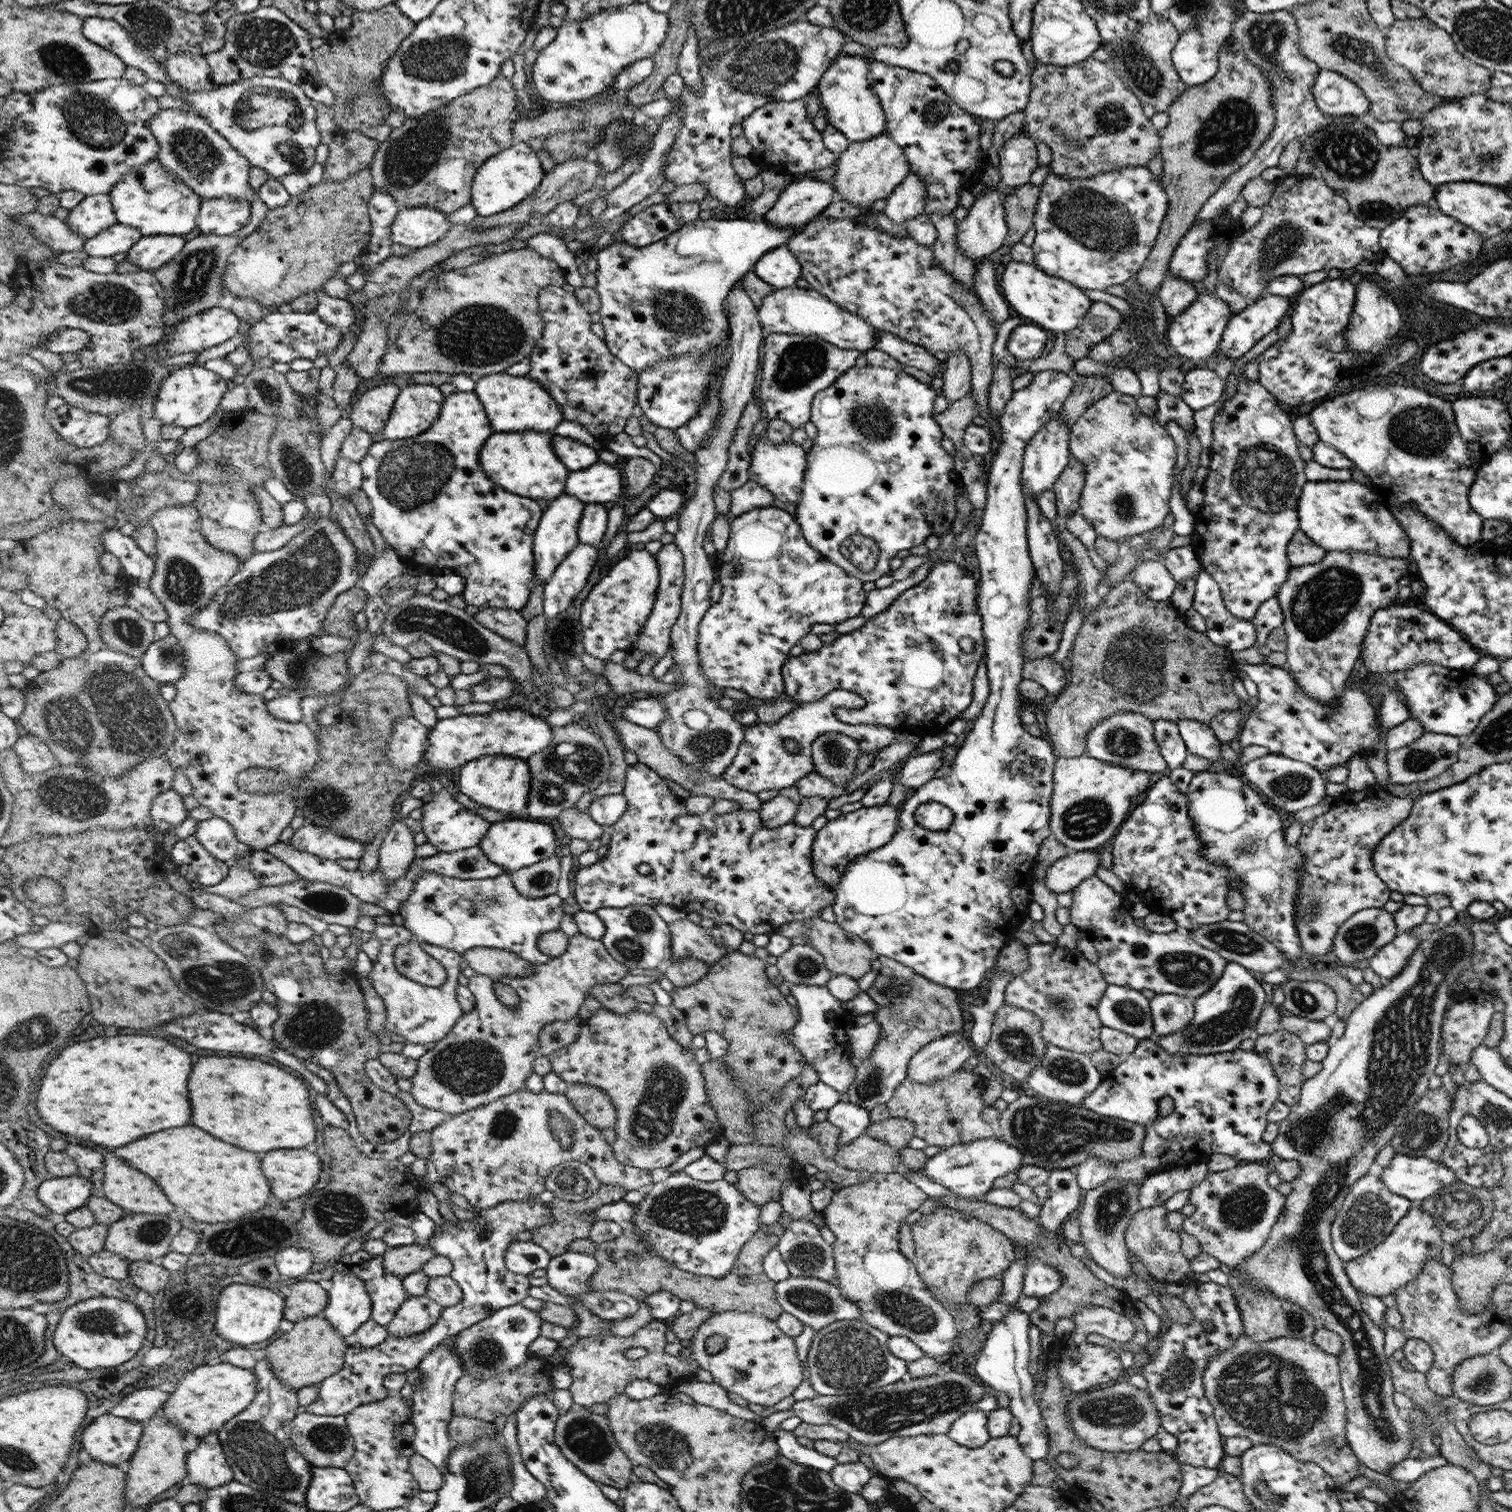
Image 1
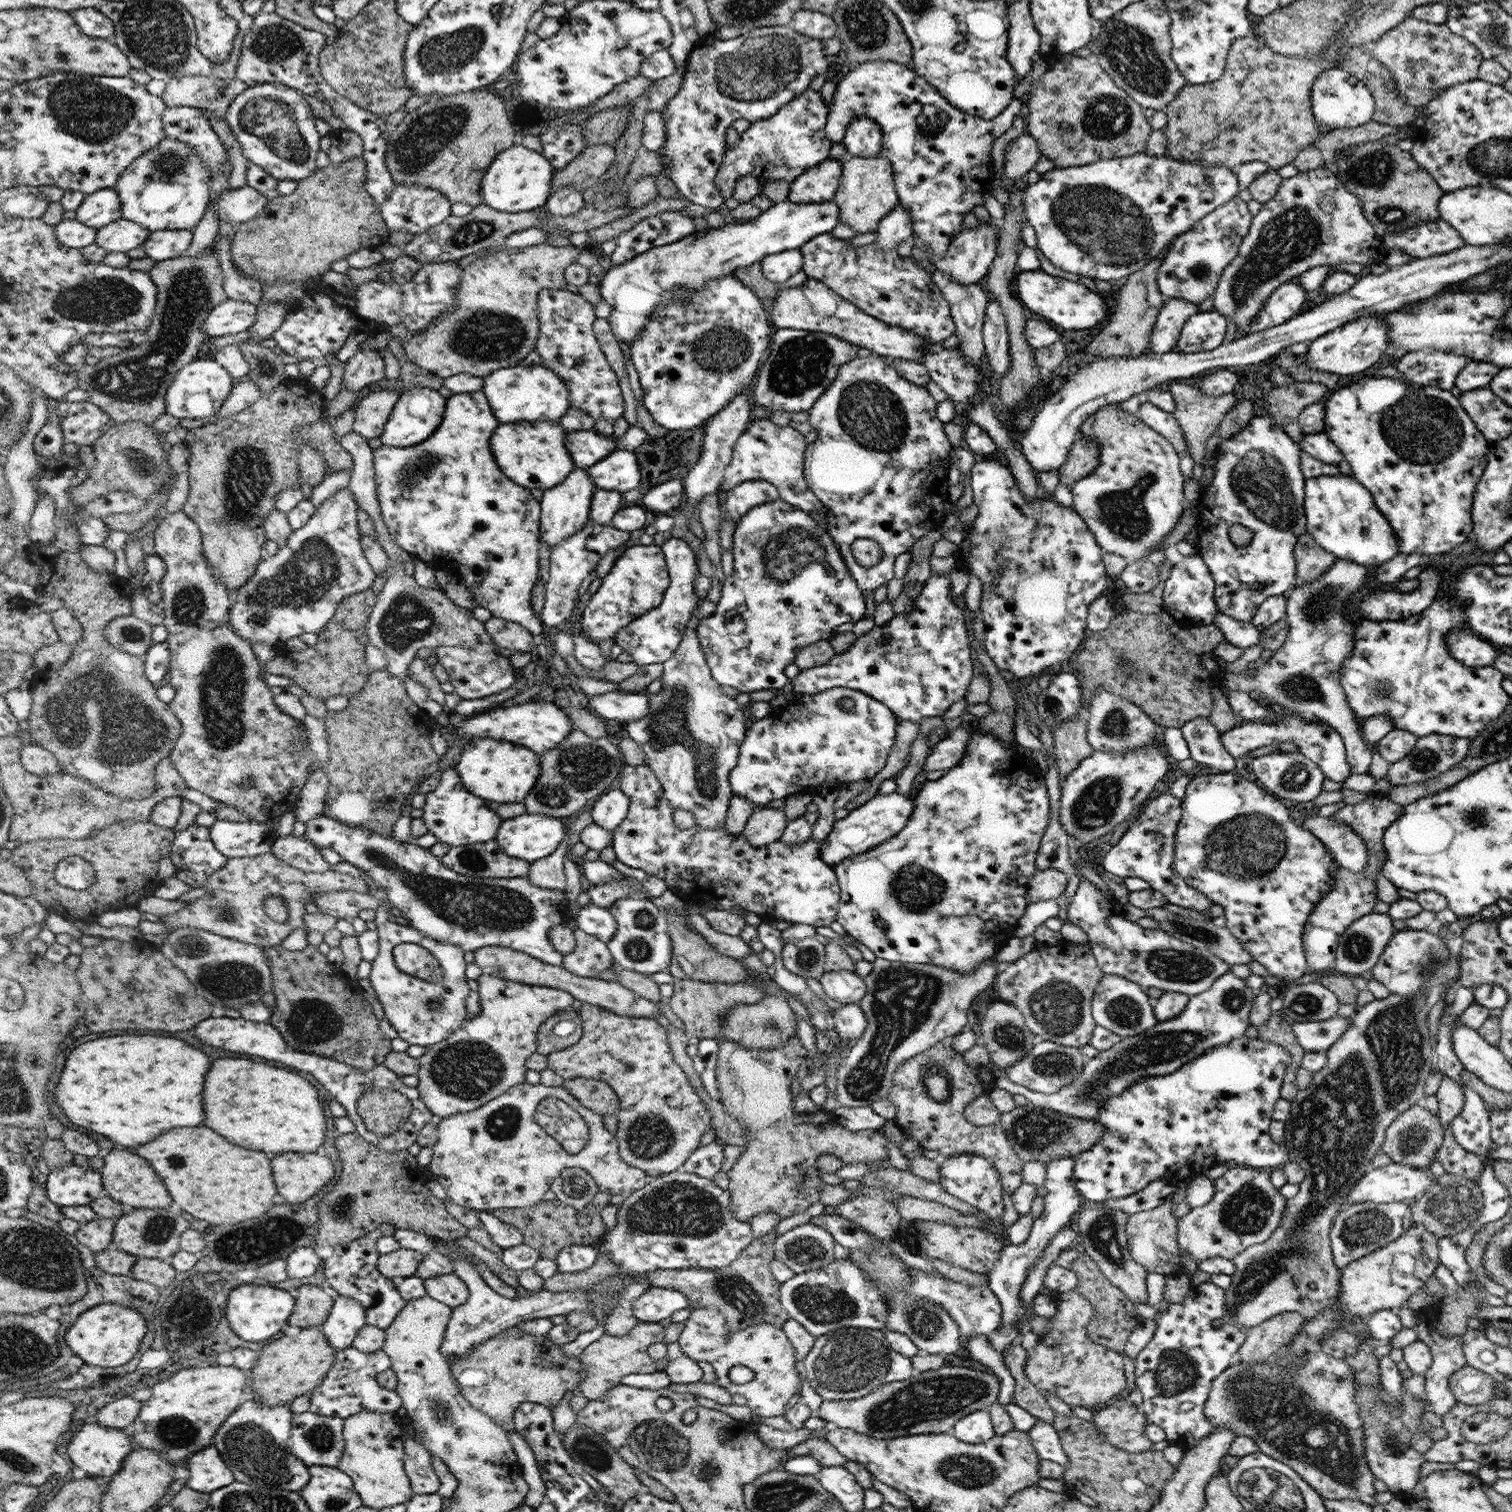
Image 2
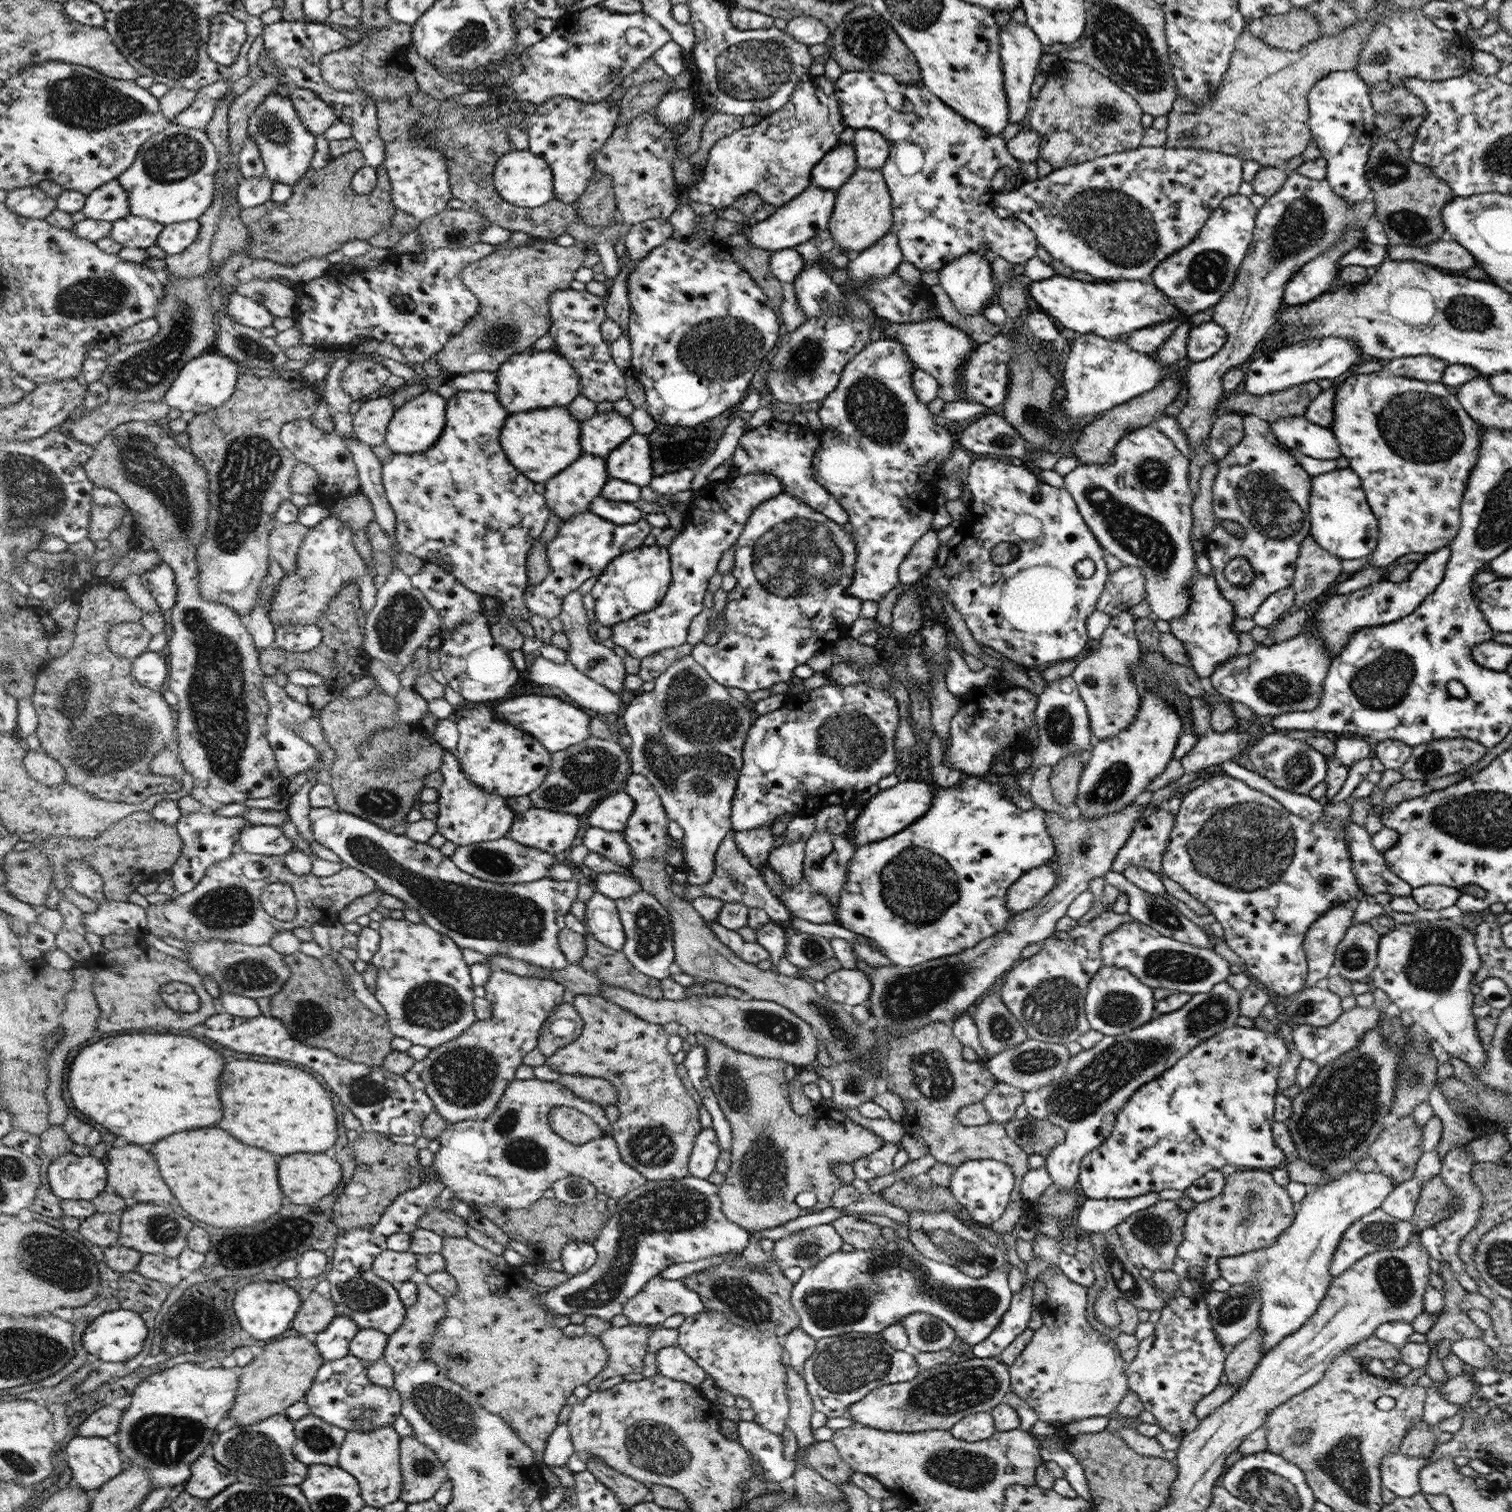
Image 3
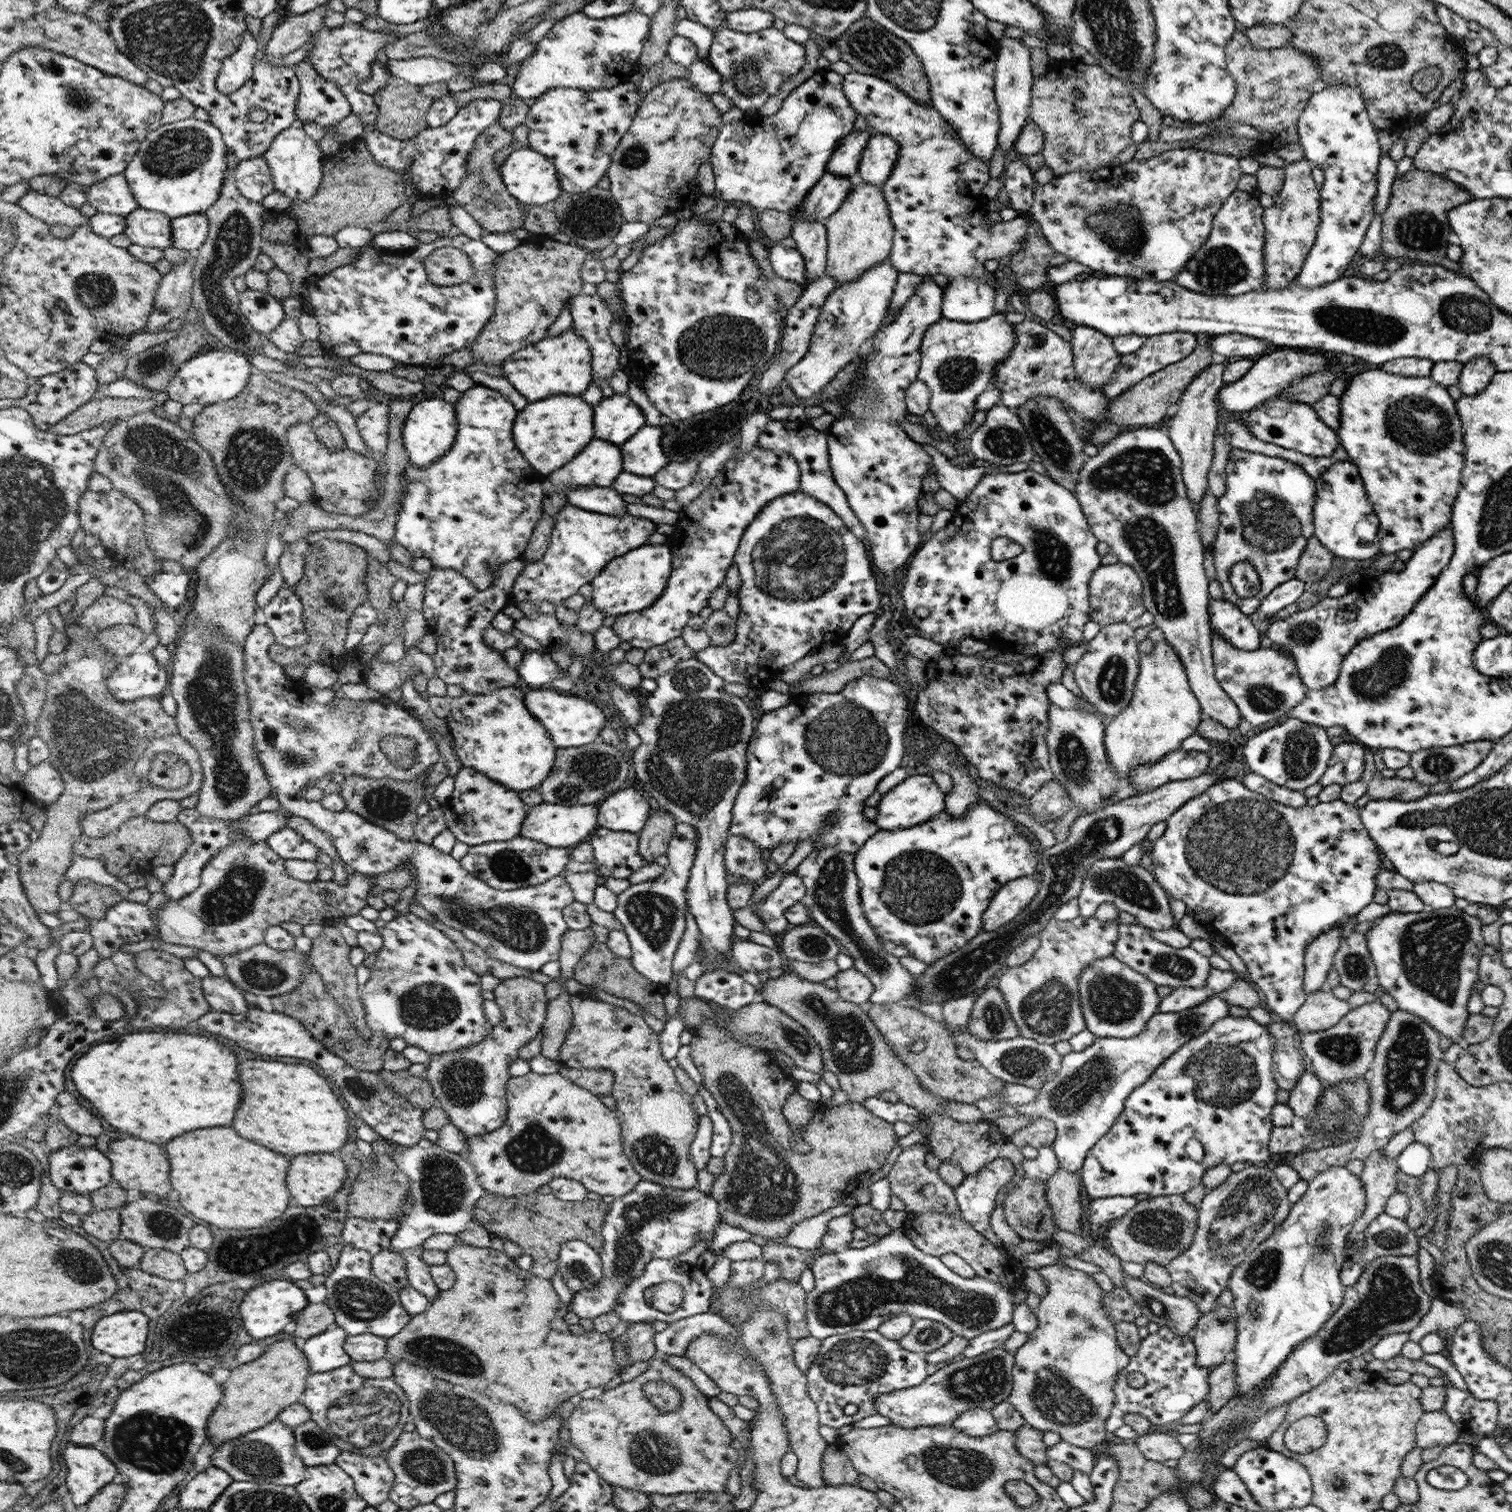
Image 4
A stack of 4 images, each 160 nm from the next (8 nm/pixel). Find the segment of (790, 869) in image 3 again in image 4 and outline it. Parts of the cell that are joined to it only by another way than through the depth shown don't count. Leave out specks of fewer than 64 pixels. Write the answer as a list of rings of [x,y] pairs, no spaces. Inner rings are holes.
[[[796,871],[784,875],[780,885],[762,903],[758,903],[758,920],[764,924],[764,933],[779,939],[787,932],[791,924],[786,911],[800,903],[806,896],[807,887]]]

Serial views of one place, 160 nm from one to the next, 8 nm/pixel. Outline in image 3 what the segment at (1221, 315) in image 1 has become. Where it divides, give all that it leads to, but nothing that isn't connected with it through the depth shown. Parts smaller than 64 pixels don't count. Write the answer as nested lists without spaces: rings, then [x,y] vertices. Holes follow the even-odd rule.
[[[1214,321],[1192,326],[1188,331],[1186,360],[1191,363],[1205,361],[1216,354],[1227,341],[1227,332]]]

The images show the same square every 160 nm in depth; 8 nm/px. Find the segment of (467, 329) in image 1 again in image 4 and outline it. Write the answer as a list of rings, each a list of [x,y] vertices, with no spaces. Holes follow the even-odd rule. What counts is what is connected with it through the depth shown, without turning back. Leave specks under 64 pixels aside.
[[[556,242],[545,246],[523,244],[503,253],[495,262],[496,312],[470,346],[472,356],[488,366],[498,366],[511,354],[542,341],[567,301],[581,294],[581,266],[589,257],[585,249]],[[453,247],[437,249],[426,258],[426,272],[440,286],[461,285],[475,275],[475,266],[462,250]]]

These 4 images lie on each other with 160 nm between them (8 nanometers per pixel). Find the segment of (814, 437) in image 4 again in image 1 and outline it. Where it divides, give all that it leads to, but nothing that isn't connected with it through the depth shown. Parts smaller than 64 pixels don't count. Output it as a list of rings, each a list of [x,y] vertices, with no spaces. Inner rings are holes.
[[[763,433],[751,441],[750,454],[749,480],[767,487],[780,502],[798,504],[802,498],[802,486],[807,470],[807,453],[802,446],[796,446],[790,439],[781,444],[772,444]]]

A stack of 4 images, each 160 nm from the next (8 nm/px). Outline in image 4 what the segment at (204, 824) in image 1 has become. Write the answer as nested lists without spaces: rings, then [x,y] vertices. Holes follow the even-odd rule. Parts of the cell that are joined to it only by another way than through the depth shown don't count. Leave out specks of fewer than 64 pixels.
[[[284,827],[270,833],[265,842],[285,860],[316,862],[316,858],[318,858],[319,848],[292,828]]]

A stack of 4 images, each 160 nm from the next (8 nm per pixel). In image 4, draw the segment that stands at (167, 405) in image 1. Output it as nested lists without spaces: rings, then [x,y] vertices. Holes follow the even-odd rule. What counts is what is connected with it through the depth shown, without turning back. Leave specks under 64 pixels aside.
[[[219,346],[207,348],[200,355],[189,360],[172,380],[169,395],[173,400],[188,404],[211,405],[238,396],[247,386],[255,369],[247,355],[238,351],[223,349]]]

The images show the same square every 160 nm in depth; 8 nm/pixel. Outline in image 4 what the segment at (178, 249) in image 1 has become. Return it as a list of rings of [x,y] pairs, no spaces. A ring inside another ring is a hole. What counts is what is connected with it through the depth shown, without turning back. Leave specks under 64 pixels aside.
[[[207,214],[175,218],[175,234],[177,249],[197,253],[207,241],[211,230],[211,222]]]

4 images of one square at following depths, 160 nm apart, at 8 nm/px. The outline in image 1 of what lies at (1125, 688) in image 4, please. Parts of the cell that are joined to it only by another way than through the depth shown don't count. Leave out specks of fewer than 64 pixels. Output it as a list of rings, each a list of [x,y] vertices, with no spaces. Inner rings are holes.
[[[1116,713],[1087,734],[1088,754],[1102,762],[1115,763],[1116,766],[1126,766],[1132,770],[1142,770],[1146,773],[1162,772],[1166,770],[1167,764],[1154,738],[1153,727],[1154,722],[1142,714]]]

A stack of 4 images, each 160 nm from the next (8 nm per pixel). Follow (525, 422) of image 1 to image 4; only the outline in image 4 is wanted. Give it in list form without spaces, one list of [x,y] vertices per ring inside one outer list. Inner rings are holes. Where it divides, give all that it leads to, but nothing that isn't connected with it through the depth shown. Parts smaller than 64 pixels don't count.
[[[569,328],[556,336],[546,336],[534,345],[511,354],[501,364],[503,376],[526,398],[527,402],[536,402],[555,394],[579,395],[591,385],[594,378],[591,345],[578,331]]]

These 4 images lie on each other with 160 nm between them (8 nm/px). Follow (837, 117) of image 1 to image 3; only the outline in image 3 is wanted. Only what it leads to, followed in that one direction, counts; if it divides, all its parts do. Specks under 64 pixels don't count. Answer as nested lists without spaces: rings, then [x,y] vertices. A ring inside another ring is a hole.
[[[855,129],[851,144],[858,156],[858,168],[880,170],[890,158],[891,143],[874,129]]]

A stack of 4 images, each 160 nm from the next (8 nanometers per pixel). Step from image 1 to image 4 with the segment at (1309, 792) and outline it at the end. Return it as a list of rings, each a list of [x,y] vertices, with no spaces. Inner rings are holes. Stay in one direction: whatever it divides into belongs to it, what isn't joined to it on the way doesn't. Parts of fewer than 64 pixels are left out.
[[[1289,717],[1286,722],[1250,737],[1244,745],[1243,753],[1248,768],[1255,774],[1277,786],[1303,791],[1322,779],[1333,750],[1326,728]]]

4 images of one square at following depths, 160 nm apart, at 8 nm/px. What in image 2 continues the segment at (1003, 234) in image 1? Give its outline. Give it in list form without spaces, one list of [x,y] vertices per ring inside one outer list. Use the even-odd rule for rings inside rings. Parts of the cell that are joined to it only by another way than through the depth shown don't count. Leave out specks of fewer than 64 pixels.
[[[980,221],[976,228],[964,228],[963,232],[952,241],[951,247],[948,248],[943,257],[932,254],[930,262],[935,268],[945,272],[949,279],[963,285],[984,285],[984,278],[995,258],[998,256],[998,244],[996,238],[996,228],[990,226],[990,222]]]

